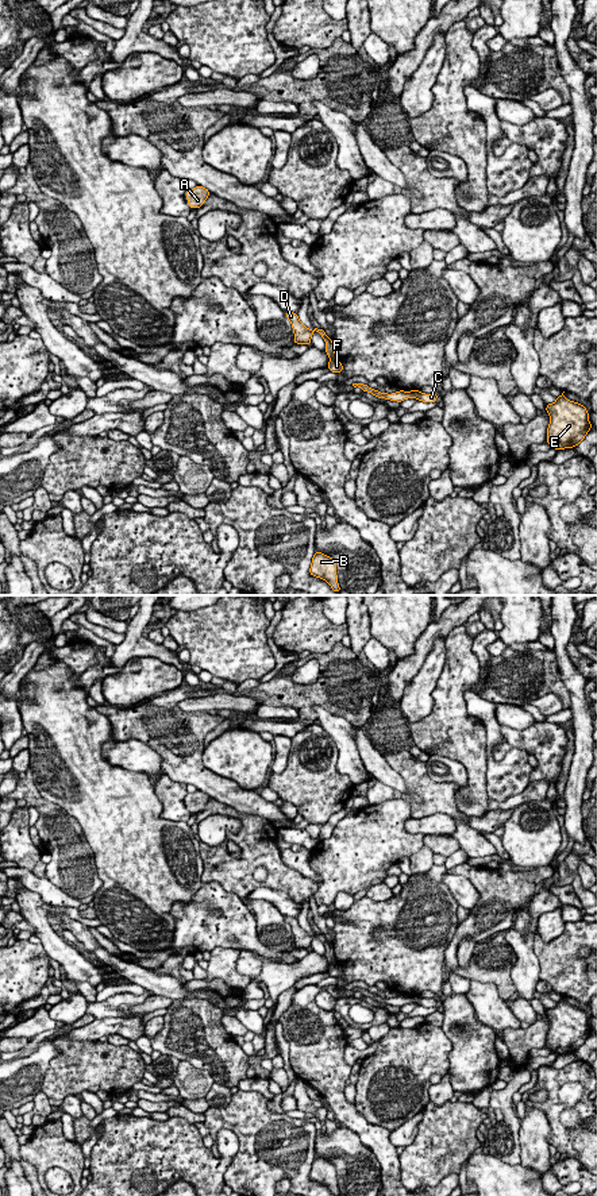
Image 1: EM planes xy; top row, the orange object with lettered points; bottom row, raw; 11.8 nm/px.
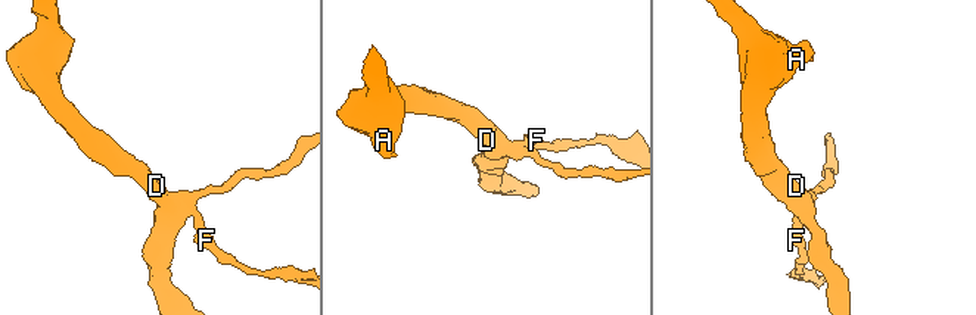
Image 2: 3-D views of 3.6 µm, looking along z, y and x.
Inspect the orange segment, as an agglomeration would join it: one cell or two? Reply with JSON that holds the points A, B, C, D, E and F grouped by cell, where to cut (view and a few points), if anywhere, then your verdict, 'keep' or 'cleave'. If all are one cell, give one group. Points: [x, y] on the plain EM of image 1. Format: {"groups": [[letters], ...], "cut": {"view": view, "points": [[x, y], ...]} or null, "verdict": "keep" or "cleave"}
{"groups": [["A", "B", "D"], ["C", "E", "F"]], "cut": {"view": "xy", "points": [[335, 963], [332, 965]]}, "verdict": "cleave"}

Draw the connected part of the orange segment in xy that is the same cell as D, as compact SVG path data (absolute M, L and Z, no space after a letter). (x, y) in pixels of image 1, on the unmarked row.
M285 917L286 923L290 926L292 933L293 933L293 938L294 938L294 946L296 949L309 949L311 950L311 944L313 937L319 937L321 940L321 942L326 946L326 957L328 960L330 964L336 964L336 958L335 958L335 953L334 953L334 948L332 945L326 940L324 934L317 934L315 933L313 935L311 935L309 933L307 933L300 925L297 918L293 917Z

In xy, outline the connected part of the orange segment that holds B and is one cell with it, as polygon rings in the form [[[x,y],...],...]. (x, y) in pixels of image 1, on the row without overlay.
[[[315,1157],[309,1177],[312,1181],[326,1185],[334,1196],[340,1196],[336,1180],[336,1168],[323,1157]]]

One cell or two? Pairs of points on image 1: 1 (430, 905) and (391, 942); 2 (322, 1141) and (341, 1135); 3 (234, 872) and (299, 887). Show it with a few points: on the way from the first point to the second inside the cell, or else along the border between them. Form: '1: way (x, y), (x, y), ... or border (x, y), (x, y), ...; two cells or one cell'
1: way (420, 914), (400, 934); one cell
2: way (326, 1141), (336, 1139); one cell
3: way (250, 861), (269, 861), (282, 875); one cell

